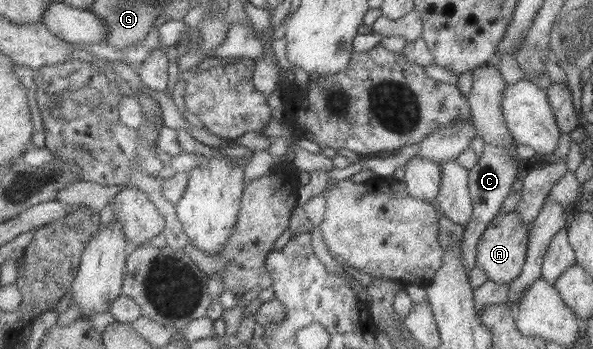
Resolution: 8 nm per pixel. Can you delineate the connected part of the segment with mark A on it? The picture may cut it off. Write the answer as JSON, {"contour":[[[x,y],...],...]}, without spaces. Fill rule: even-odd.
{"contour":[[[516,212],[497,213],[481,233],[477,243],[476,265],[484,271],[487,279],[508,284],[516,279],[526,257],[528,230]]]}

